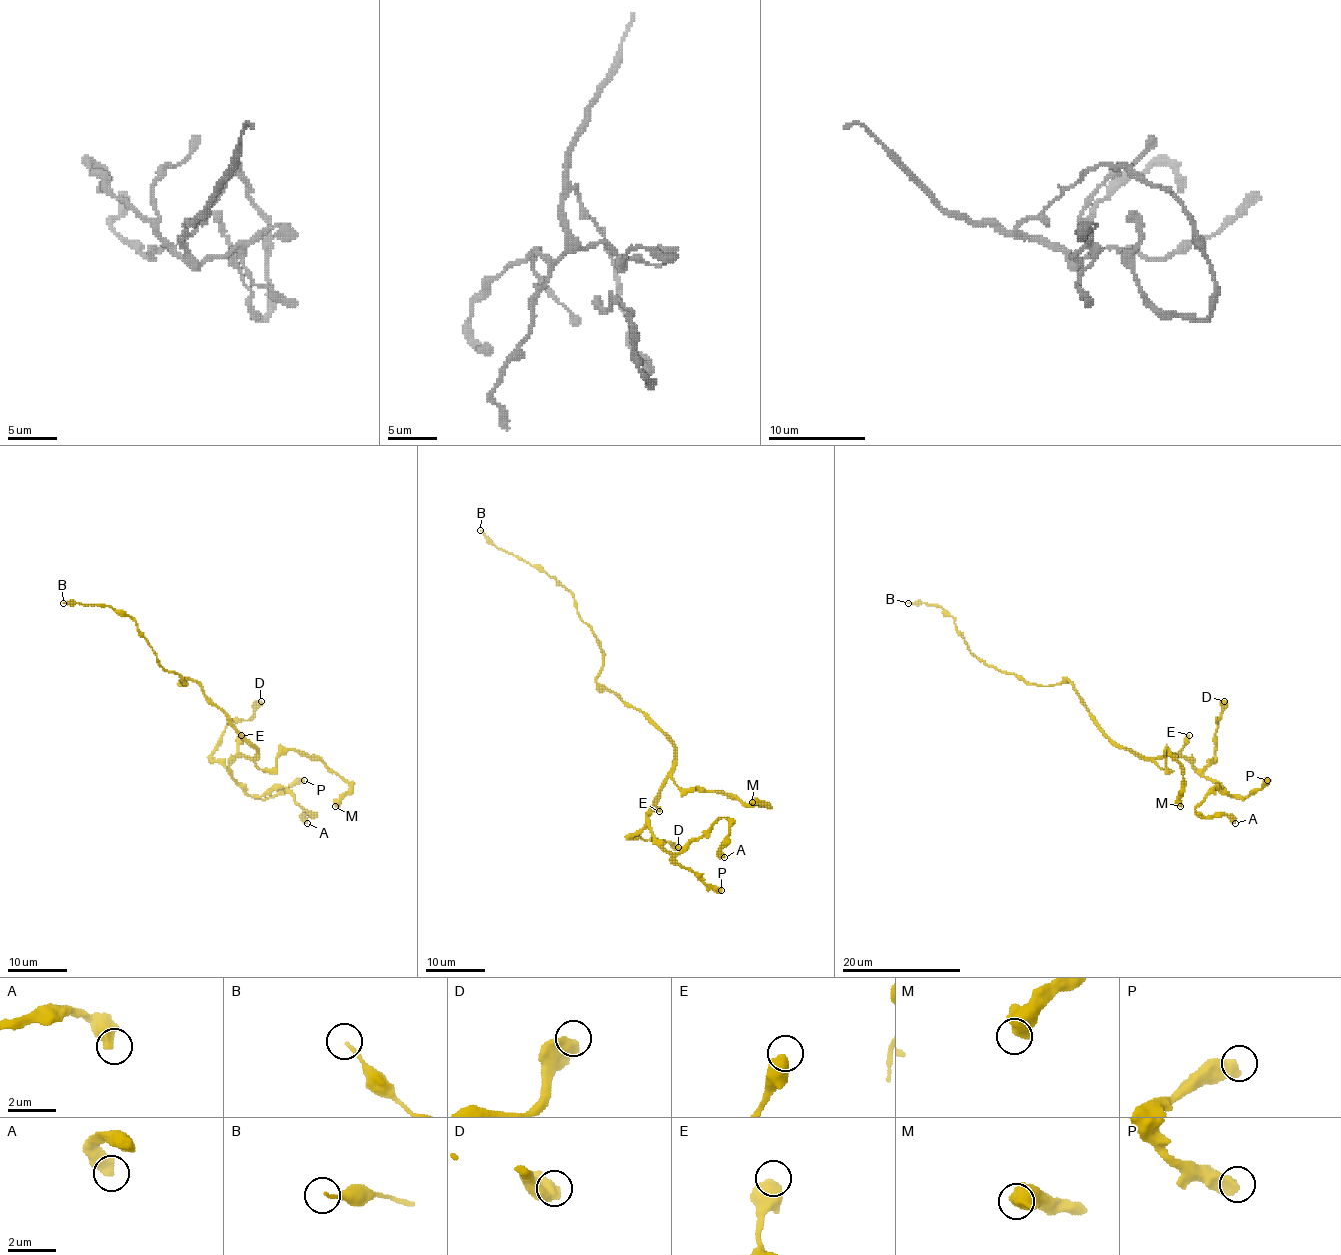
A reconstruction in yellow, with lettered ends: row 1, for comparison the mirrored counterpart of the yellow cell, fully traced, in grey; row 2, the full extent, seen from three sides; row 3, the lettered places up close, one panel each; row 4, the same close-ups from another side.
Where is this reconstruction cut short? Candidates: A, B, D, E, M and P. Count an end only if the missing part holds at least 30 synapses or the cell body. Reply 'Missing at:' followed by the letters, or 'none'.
Missing at: none

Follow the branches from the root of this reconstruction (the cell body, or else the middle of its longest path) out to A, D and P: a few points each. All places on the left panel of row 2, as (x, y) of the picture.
A: (226, 716), (256, 748), (229, 765), (234, 780), (250, 796), (284, 787), (311, 814), (307, 823)
D: (226, 716), (256, 748), (255, 757), (240, 756), (228, 769), (211, 751), (225, 726), (247, 720), (261, 701)
P: (226, 716), (256, 748), (255, 757), (240, 756), (229, 765), (229, 774), (250, 796), (274, 797), (304, 780)

